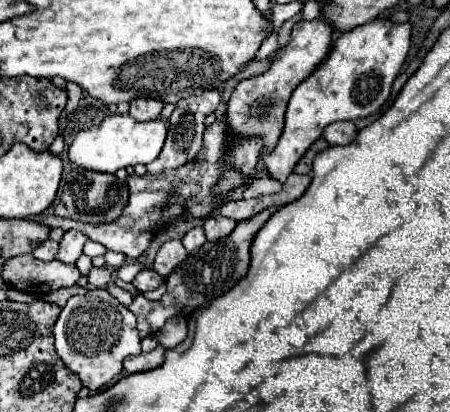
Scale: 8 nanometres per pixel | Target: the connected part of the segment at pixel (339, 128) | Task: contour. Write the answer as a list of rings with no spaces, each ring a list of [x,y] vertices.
[[[335,122],[329,124],[323,132],[323,138],[331,144],[331,146],[345,146],[349,142],[353,142],[355,138],[355,124],[353,122]]]

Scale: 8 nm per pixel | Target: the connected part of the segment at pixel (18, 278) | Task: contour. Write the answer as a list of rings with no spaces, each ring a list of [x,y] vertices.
[[[23,254],[11,258],[3,266],[1,278],[21,290],[27,290],[29,286],[45,286],[49,290],[59,290],[75,286],[81,274],[75,264],[63,264],[59,260],[43,262],[33,258],[33,254]]]

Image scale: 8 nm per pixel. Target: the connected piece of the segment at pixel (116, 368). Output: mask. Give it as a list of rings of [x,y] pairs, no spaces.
[[[93,288],[83,296],[71,296],[53,328],[55,350],[63,364],[75,372],[91,392],[111,384],[123,372],[123,358],[141,354],[137,320],[105,288]]]

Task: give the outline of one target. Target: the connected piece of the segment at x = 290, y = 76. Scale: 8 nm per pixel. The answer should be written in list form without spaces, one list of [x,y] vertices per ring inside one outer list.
[[[323,16],[315,20],[303,20],[295,24],[291,32],[291,42],[279,52],[279,56],[273,60],[269,70],[261,76],[243,80],[237,84],[233,90],[233,96],[227,104],[227,124],[231,134],[239,138],[261,138],[265,148],[263,154],[271,152],[271,148],[277,144],[281,132],[283,132],[283,122],[285,122],[285,110],[287,102],[293,94],[293,90],[315,72],[317,66],[323,64],[323,60],[329,56],[331,46],[333,46],[333,34],[335,28],[331,22],[327,22]]]

